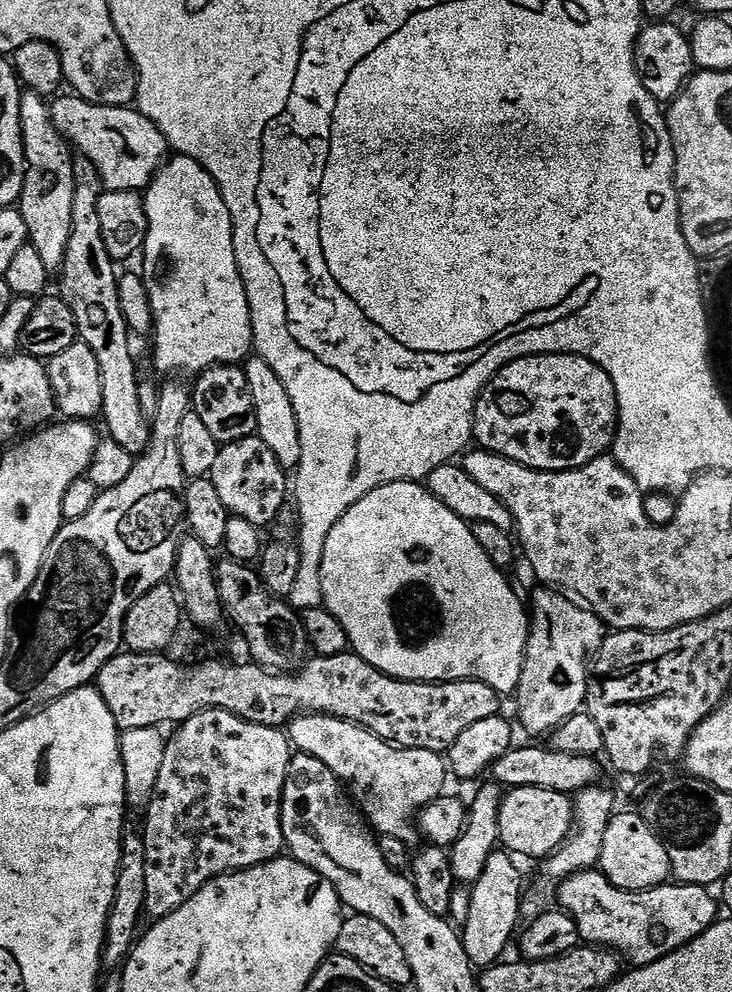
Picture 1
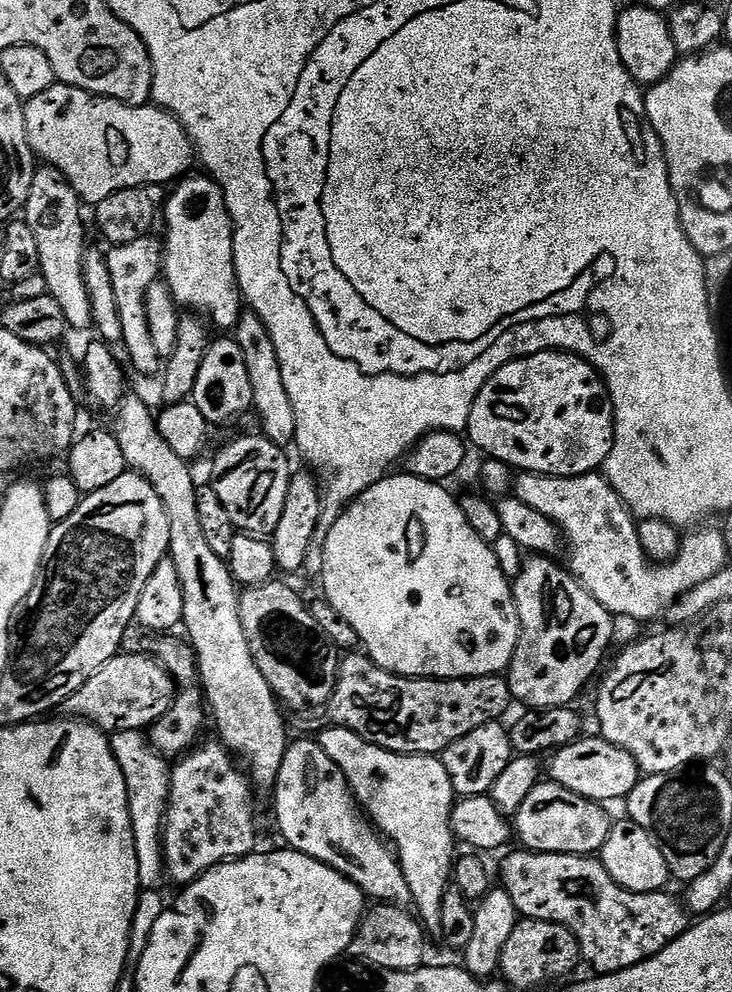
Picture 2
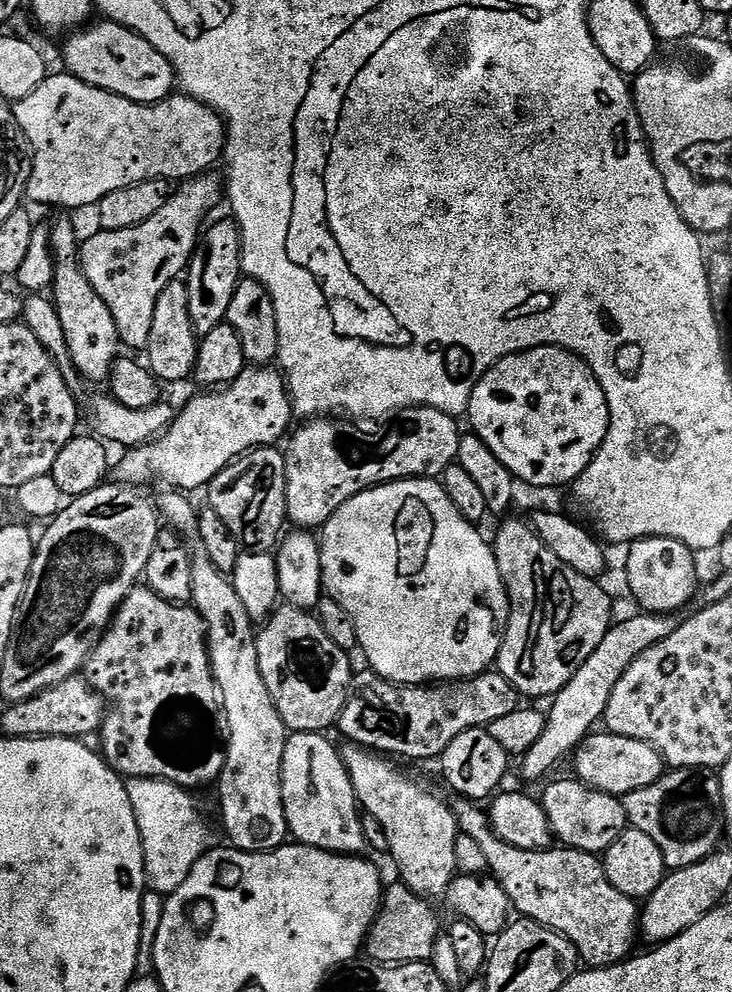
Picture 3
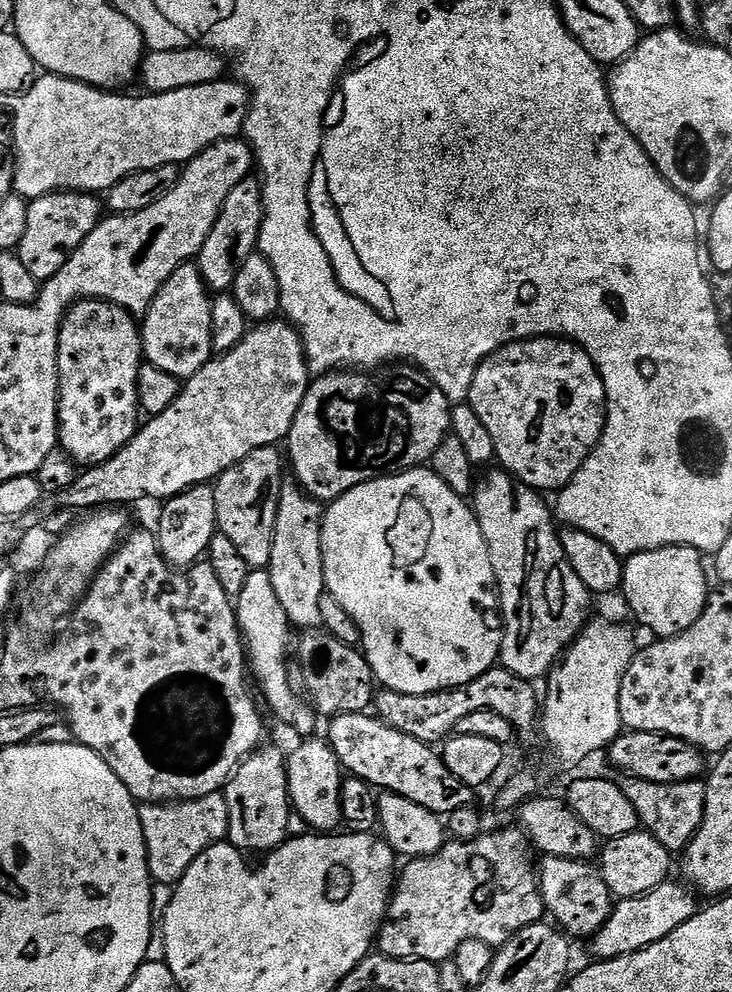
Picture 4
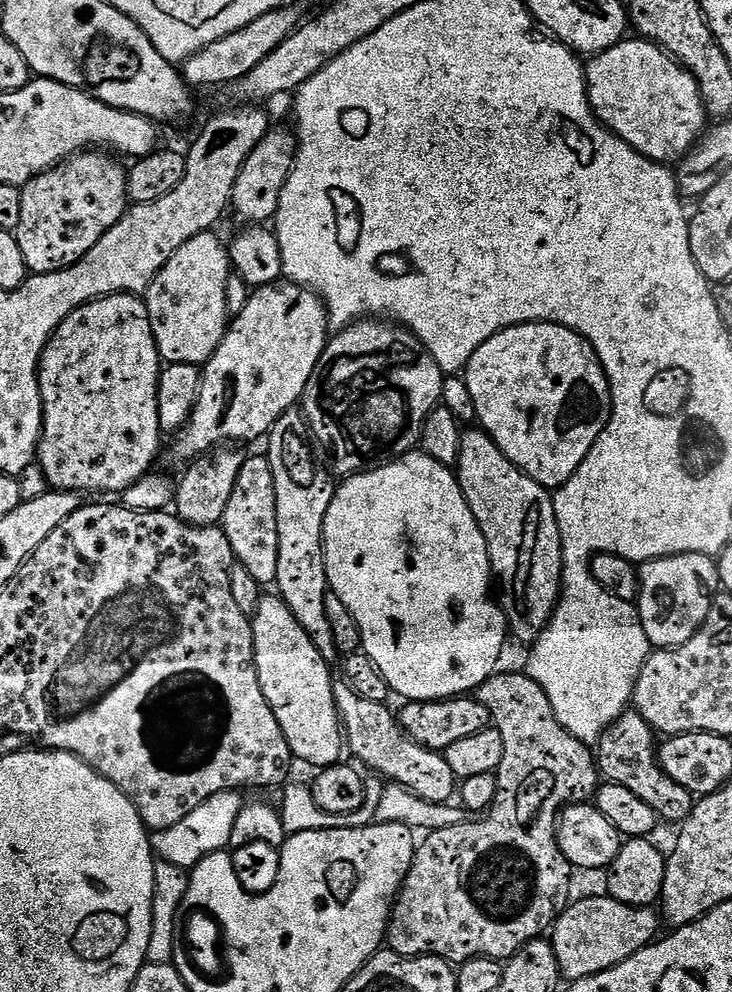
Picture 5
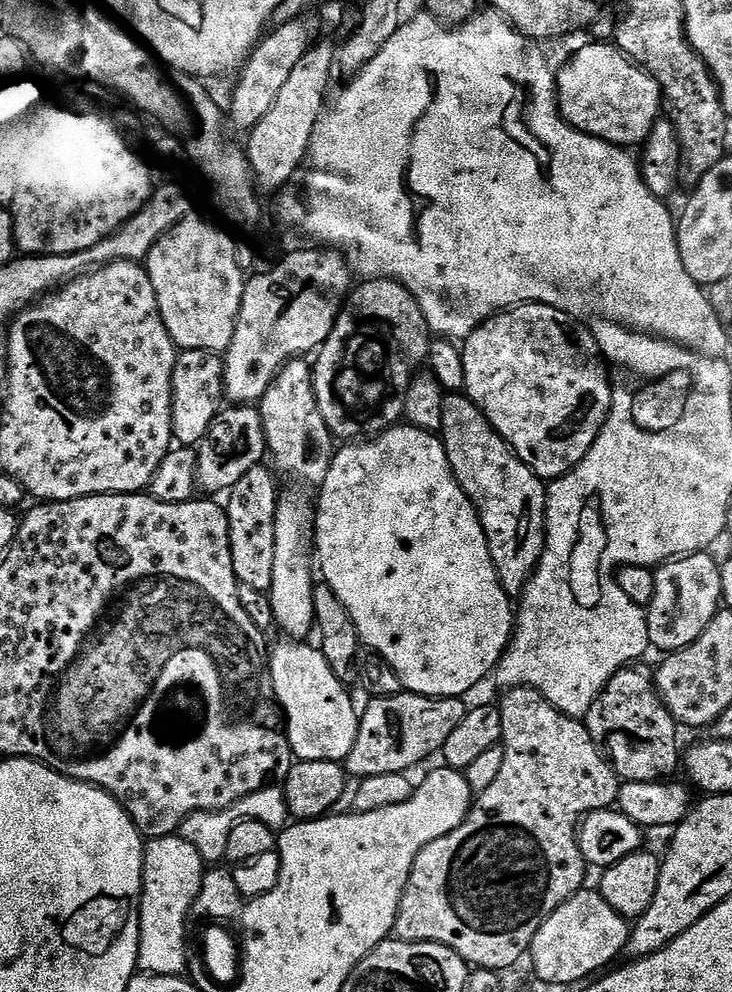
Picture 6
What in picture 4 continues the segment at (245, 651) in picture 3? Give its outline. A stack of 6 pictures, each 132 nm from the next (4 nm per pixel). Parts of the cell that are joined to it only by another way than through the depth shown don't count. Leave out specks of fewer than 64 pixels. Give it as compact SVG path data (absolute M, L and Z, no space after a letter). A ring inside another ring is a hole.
M261 746L237 766L222 791L230 810L227 843L249 853L267 854L289 839L287 820L290 813L288 769L285 749Z

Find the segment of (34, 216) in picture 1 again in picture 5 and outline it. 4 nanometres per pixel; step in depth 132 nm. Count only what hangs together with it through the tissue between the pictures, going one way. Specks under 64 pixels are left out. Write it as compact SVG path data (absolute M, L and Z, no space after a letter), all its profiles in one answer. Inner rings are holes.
M139 295L102 296L98 300L92 300L89 304L82 305L78 310L74 310L56 327L56 332L44 347L44 353L40 359L40 393L44 407L44 425L40 431L38 463L48 480L49 489L81 494L87 494L87 492L119 494L125 492L130 486L134 486L134 482L138 482L143 476L147 476L153 471L152 463L155 462L156 455L160 452L160 439L162 439L158 422L158 382L160 381L161 367L162 361L154 342L154 330L150 322L148 305Z

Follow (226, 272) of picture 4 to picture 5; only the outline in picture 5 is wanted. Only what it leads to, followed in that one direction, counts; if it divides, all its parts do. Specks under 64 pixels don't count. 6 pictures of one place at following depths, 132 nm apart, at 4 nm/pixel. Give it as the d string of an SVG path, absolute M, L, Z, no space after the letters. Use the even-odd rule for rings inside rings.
M270 130L250 150L250 158L242 166L238 173L238 182L234 182L234 194L232 195L231 211L236 211L236 216L244 226L264 226L275 217L282 190L286 186L286 178L290 178L290 170L296 161L296 138L291 131L276 132Z

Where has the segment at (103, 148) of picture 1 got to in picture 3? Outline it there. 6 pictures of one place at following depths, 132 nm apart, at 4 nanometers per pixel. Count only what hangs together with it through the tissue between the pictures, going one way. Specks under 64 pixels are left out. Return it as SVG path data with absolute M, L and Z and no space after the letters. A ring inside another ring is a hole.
M49 74L42 82L42 86L38 86L38 90L34 90L34 94L15 101L14 111L16 114L16 125L19 126L23 139L27 143L28 140L32 143L32 148L30 147L27 199L29 201L32 199L36 204L49 204L52 208L89 207L88 209L91 209L93 206L99 204L102 198L106 198L106 194L111 194L114 190L122 190L122 186L134 186L138 182L146 182L147 180L166 180L169 182L191 180L193 176L202 176L209 170L215 169L212 167L216 163L219 165L224 155L226 126L220 114L202 102L198 102L193 96L173 94L168 99L157 104L139 104L138 102L130 102L118 94L110 94L106 90L90 86L86 82L79 80L77 76L69 76L67 74L56 76L56 74Z

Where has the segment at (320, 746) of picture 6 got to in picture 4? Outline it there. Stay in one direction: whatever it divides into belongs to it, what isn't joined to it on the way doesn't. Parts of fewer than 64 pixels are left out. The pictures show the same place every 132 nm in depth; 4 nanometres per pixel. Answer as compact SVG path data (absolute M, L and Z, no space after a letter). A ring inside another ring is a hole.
M249 571L246 586L242 589L242 594L235 597L234 607L236 621L240 624L246 645L247 663L251 671L252 668L256 671L256 680L260 683L259 695L262 700L264 695L265 702L272 707L273 714L282 723L289 724L296 732L301 732L301 737L311 737L315 733L312 731L316 728L317 713L307 699L304 701L291 688L292 680L288 677L288 664L290 668L290 645L293 643L294 629L286 618L286 610L282 610L282 602L278 602L278 594L274 594L274 586L270 582L268 571Z

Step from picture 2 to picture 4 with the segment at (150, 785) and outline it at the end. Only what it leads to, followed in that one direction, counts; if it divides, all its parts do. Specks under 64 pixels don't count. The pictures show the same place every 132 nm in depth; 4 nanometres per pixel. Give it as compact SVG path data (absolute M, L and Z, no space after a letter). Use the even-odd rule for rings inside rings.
M223 791L197 800L167 804L140 804L142 834L148 851L148 869L156 884L177 885L190 866L210 846L227 841L230 810Z

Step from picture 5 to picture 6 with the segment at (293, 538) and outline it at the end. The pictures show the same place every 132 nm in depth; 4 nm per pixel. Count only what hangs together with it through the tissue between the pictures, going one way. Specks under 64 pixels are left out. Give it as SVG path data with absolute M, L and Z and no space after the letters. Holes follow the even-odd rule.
M307 359L292 360L276 375L270 390L258 402L258 411L275 471L296 484L316 490L324 483L332 465L334 437L326 426L326 418L322 418L322 410L318 410L312 369L313 365Z

